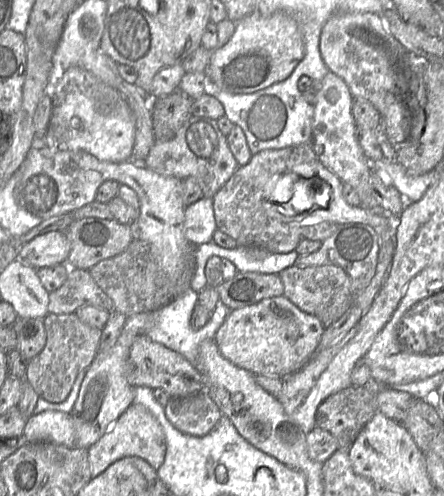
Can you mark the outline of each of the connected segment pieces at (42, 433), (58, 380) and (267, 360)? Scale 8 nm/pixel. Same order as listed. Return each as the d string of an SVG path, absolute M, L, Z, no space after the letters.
M46 410L33 414L27 419L23 436L27 442L52 441L76 447L76 431L71 412Z
M47 313L43 318L46 343L42 351L28 361L24 380L40 398L52 403L64 401L77 375L86 371L98 353L102 330L83 323L75 313Z
M282 295L231 310L218 329L214 341L221 355L236 366L255 375L283 377L299 371L312 359L325 329L325 325L316 316L301 310Z

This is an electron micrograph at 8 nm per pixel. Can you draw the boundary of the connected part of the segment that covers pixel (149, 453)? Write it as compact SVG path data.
M132 403L113 423L108 431L88 448L91 478L104 472L112 463L124 457L139 457L155 470L164 462L166 438L162 426L143 405Z

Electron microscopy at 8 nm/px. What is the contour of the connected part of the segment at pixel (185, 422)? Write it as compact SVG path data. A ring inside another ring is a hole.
M206 391L187 397L170 397L164 410L177 430L191 436L208 434L222 416L221 410Z

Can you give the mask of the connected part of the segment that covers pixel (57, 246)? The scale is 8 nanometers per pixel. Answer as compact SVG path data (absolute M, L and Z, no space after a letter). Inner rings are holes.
M51 231L37 235L18 250L18 259L40 269L65 264L70 252L70 242L65 231Z

